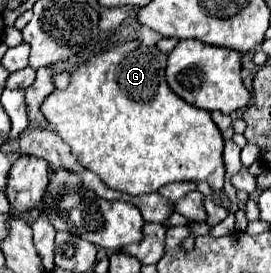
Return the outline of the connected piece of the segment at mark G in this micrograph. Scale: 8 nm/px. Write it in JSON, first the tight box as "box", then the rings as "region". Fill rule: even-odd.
{"box":[41,41,225,195],"region":[[[139,41],[123,43],[101,55],[95,55],[81,65],[73,75],[67,89],[55,89],[41,111],[49,123],[57,129],[61,139],[71,147],[77,161],[101,177],[101,181],[115,191],[129,195],[143,195],[131,191],[155,193],[167,183],[175,181],[207,181],[217,193],[223,193],[225,163],[223,163],[223,137],[217,125],[211,121],[211,113],[189,105],[177,97],[165,81],[165,59],[155,45],[147,47]]]}

